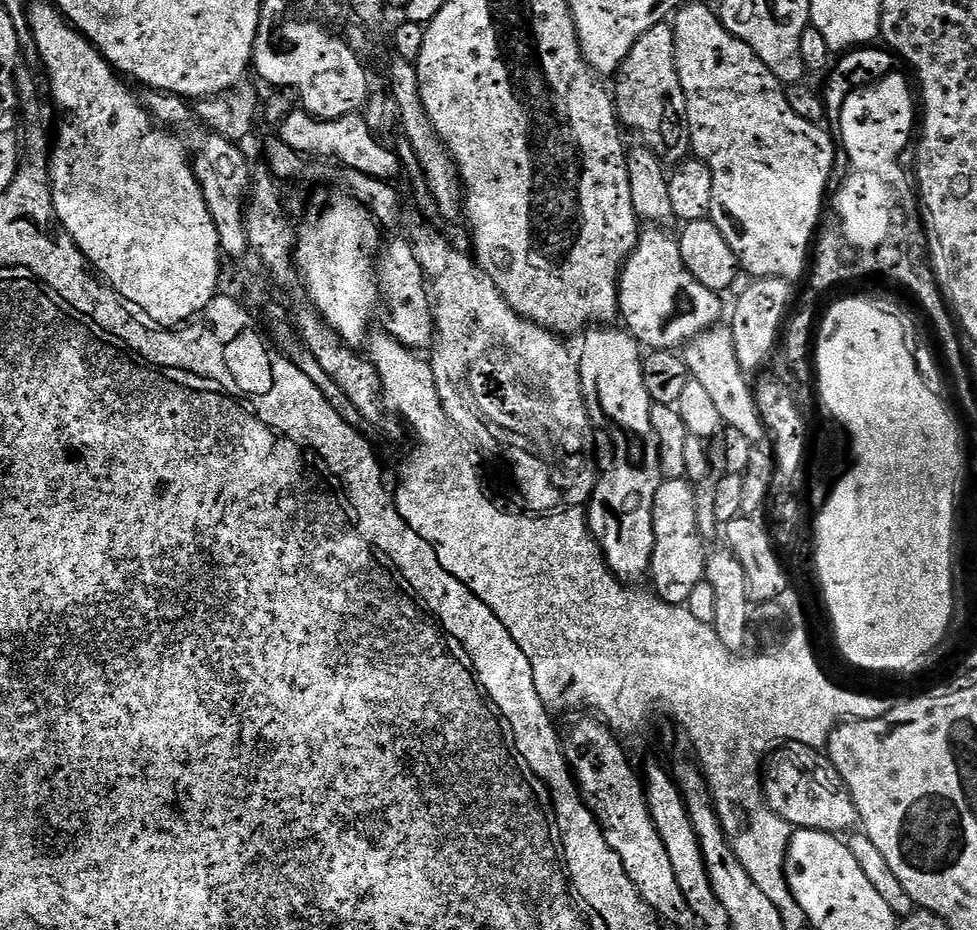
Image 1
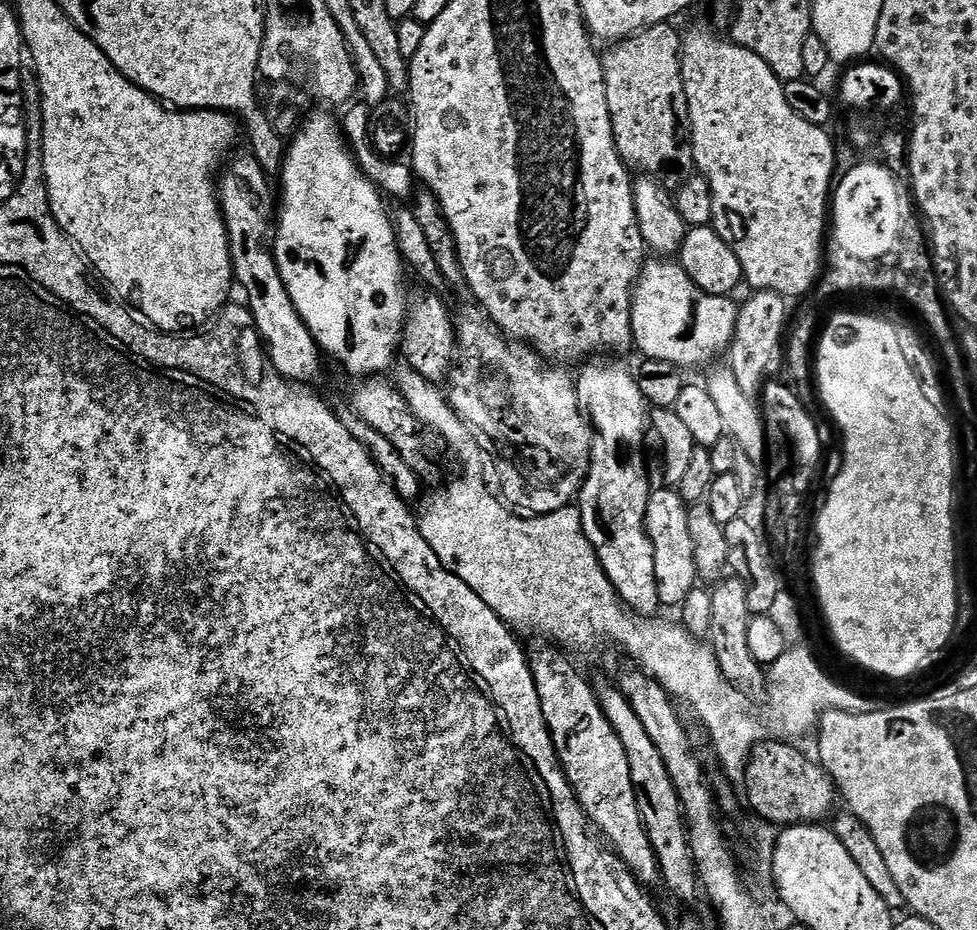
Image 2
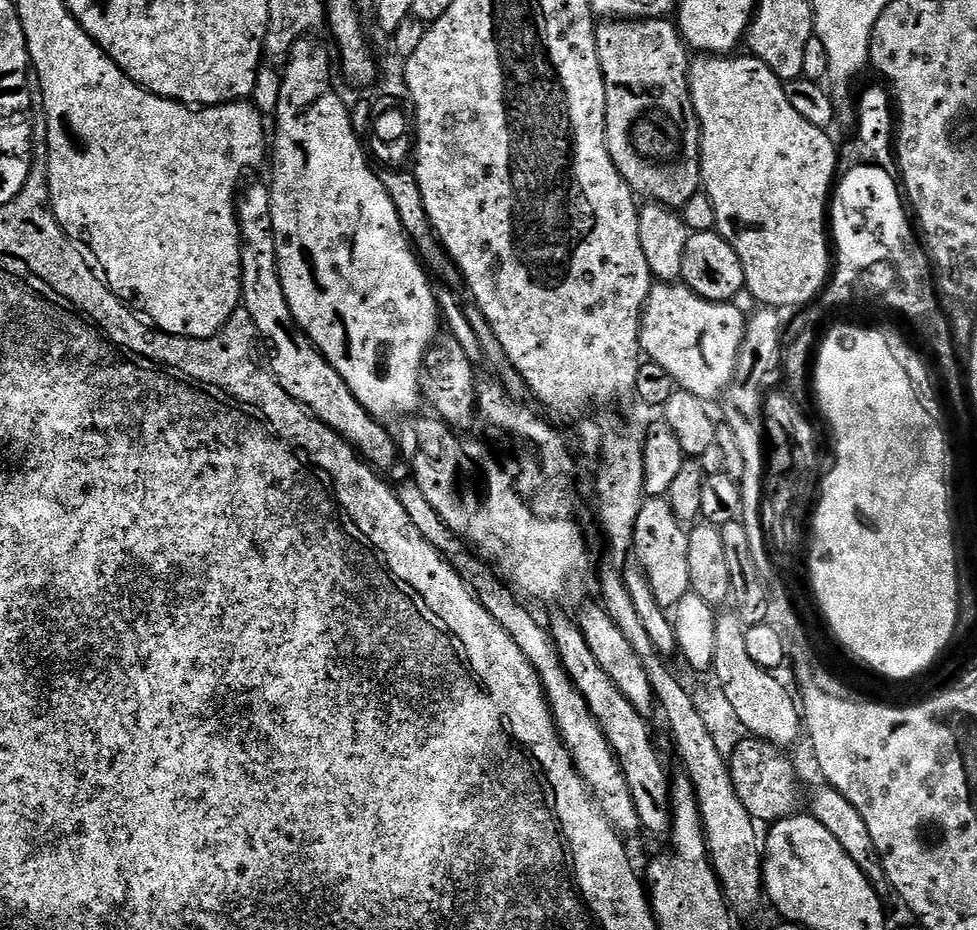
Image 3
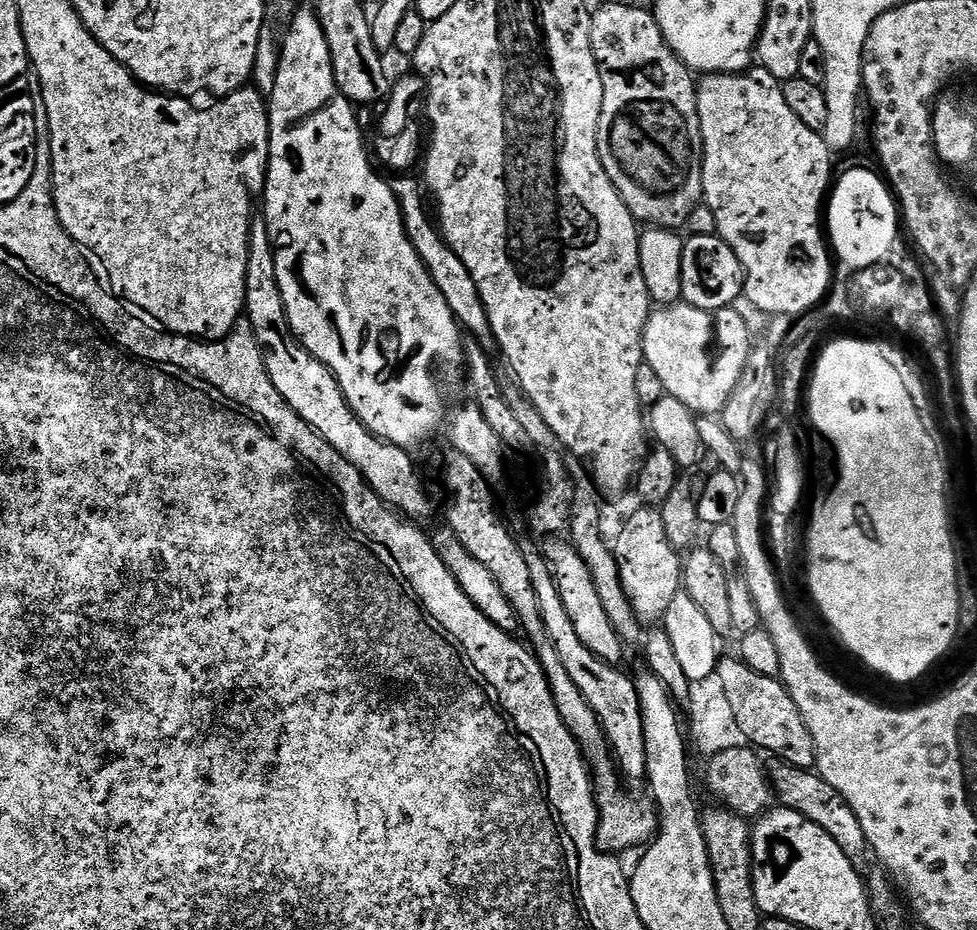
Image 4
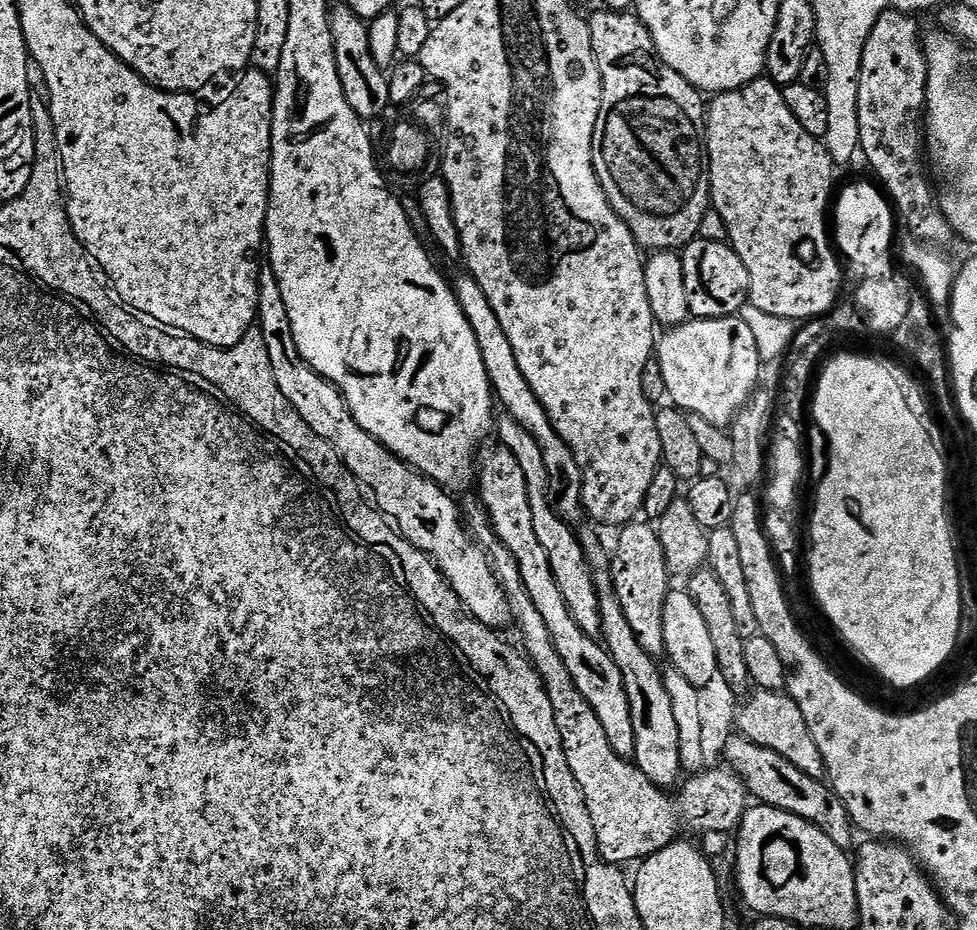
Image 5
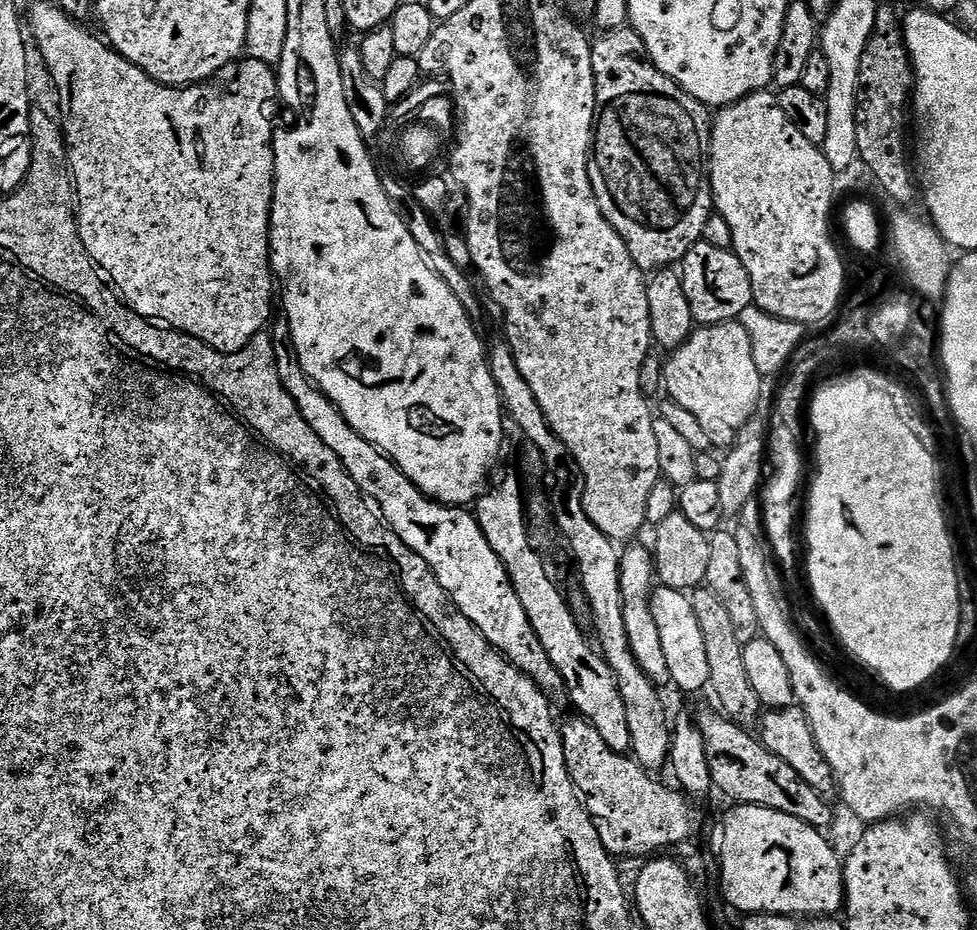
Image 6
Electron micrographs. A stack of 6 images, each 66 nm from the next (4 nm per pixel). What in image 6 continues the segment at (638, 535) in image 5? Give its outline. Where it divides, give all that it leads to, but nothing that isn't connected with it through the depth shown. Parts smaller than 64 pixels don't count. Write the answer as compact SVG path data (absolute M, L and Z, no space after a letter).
M640 542L633 543L621 551L620 589L622 590L626 634L630 638L630 650L634 650L634 658L638 658L638 666L642 666L642 670L652 679L653 684L657 686L671 685L670 666L666 666L666 654L662 651L662 638L658 634L658 622L654 622L652 613L654 556L649 549L647 552Z

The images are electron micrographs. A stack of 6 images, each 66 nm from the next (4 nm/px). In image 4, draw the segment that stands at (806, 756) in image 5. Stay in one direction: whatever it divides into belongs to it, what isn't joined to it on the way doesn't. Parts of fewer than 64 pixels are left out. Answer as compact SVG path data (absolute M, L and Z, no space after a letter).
M721 655L720 663L716 666L716 675L722 678L727 701L734 712L735 721L738 722L741 737L749 745L765 753L773 752L785 764L793 764L796 768L805 770L815 769L814 738L810 738L810 730L806 730L806 722L798 706L794 706L794 698L790 698L777 677L758 674L750 670L743 660L732 656Z

